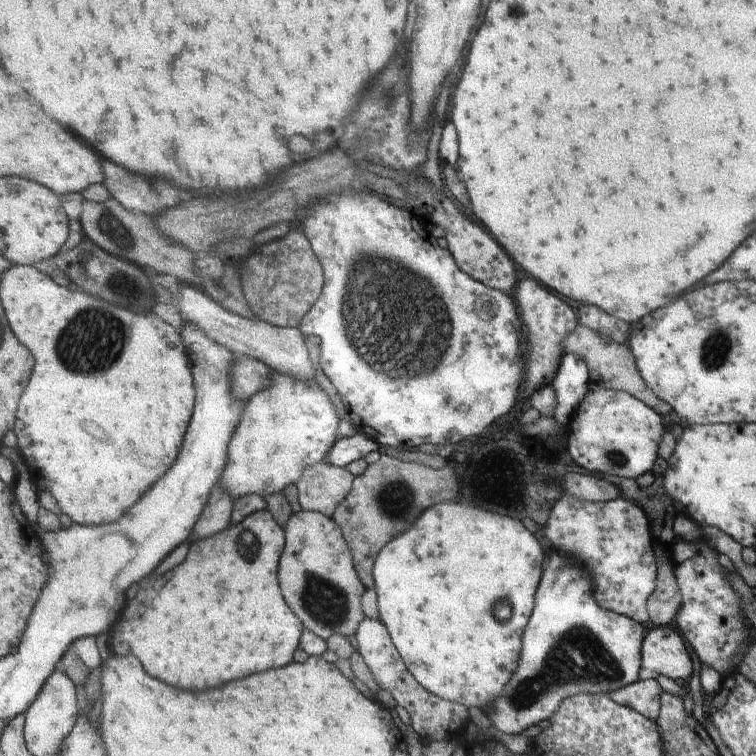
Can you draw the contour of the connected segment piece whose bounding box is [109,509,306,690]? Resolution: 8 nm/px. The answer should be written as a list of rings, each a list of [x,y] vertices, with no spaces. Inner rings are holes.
[[[267,509],[251,513],[239,524],[211,539],[191,540],[190,552],[183,564],[165,574],[153,572],[138,584],[136,596],[143,600],[145,610],[139,620],[127,620],[133,622],[129,634],[119,624],[114,624],[115,630],[109,633],[111,653],[123,653],[125,640],[129,644],[125,655],[135,654],[149,674],[183,690],[219,688],[231,680],[245,678],[251,672],[291,664],[306,629],[282,594],[278,571],[285,546],[286,533]]]

